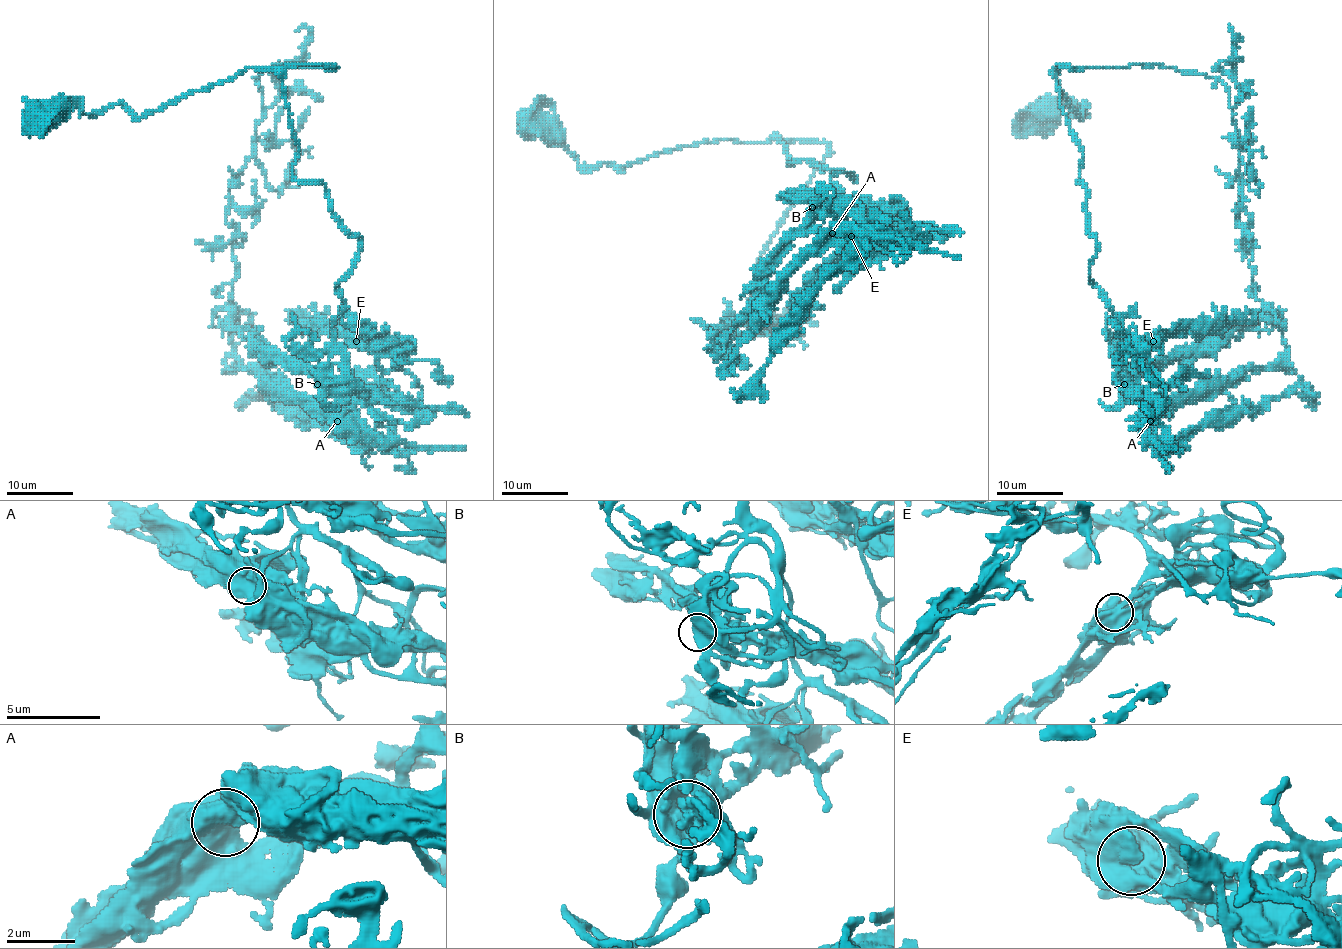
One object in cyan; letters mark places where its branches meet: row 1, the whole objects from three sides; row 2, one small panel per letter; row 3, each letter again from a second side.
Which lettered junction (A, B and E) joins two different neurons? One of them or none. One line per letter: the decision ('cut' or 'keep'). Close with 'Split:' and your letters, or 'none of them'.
A: cut
B: keep
E: keep
Split: A

